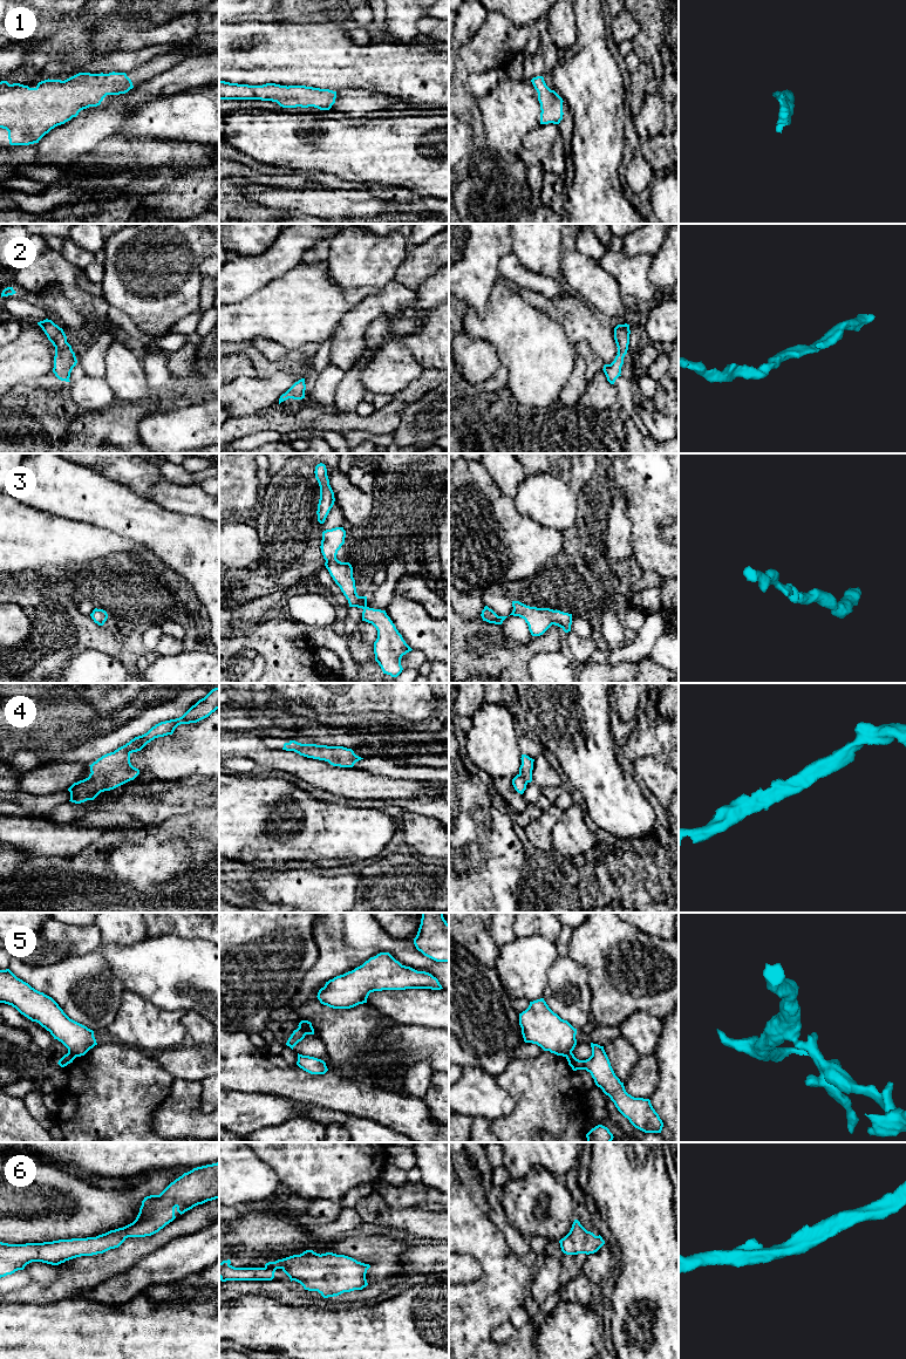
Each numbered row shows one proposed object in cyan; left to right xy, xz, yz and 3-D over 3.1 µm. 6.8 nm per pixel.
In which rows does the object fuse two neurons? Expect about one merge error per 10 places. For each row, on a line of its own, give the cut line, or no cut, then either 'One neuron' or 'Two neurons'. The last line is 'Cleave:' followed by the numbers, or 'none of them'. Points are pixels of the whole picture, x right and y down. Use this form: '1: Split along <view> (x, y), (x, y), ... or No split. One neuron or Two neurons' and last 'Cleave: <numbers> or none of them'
1: No split. One neuron
2: No split. One neuron
3: No split. One neuron
4: No split. One neuron
5: Split along xz (299, 1026), (306, 1033). Two neurons
6: No split. One neuron
Cleave: 5

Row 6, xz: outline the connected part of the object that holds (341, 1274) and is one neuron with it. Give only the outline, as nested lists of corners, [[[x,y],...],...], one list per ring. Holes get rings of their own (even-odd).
[[[306,1250],[300,1255],[293,1255],[275,1262],[268,1262],[264,1268],[234,1268],[231,1261],[219,1263],[219,1278],[226,1281],[272,1281],[277,1269],[281,1269],[292,1281],[300,1283],[305,1290],[318,1291],[323,1298],[336,1297],[343,1292],[362,1290],[368,1285],[366,1279],[369,1264],[357,1262],[356,1259],[336,1255],[333,1252],[316,1254],[313,1250]]]

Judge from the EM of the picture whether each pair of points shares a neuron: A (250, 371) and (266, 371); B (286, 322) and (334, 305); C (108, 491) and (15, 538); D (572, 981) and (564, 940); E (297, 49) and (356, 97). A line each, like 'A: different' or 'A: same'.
A: different
B: same
C: different
D: different
E: different

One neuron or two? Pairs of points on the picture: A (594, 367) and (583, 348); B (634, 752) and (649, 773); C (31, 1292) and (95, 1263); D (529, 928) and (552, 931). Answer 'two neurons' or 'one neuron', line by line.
A: one neuron
B: two neurons
C: one neuron
D: one neuron

